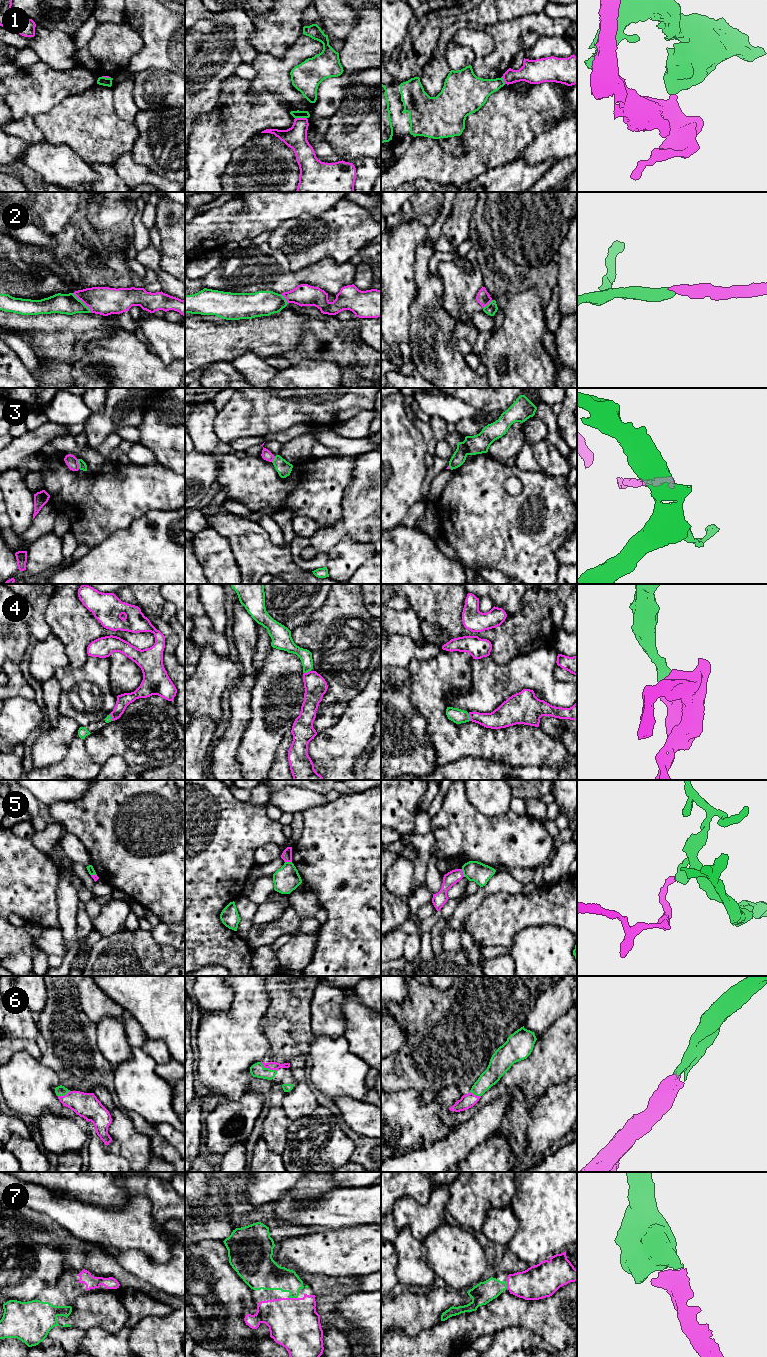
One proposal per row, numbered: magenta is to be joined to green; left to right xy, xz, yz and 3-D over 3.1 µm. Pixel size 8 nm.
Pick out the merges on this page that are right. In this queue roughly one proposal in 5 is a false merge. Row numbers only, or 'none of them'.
2, 4, 6, 7

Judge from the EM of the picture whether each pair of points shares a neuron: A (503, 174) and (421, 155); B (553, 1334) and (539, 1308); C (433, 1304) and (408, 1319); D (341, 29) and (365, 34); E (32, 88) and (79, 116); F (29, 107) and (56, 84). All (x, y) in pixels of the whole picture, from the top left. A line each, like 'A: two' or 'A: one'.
A: two
B: one
C: one
D: two
E: two
F: one

